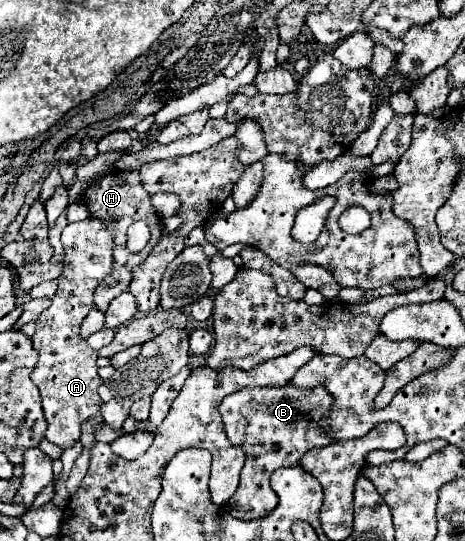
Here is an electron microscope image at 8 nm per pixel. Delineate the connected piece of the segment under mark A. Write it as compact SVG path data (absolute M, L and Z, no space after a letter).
M86 218L84 222L68 224L62 232L62 244L66 250L64 270L58 278L58 292L52 298L50 308L46 308L36 320L36 334L32 346L38 350L40 360L32 370L32 382L38 386L42 396L42 408L48 422L46 440L70 448L80 440L80 424L100 410L100 376L96 358L98 352L80 338L80 324L94 306L92 294L96 286L112 270L112 230L104 228L96 218Z

